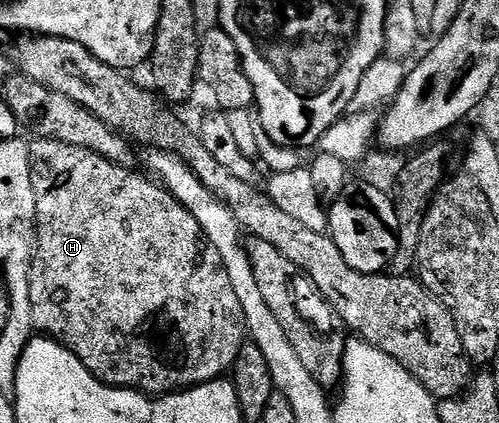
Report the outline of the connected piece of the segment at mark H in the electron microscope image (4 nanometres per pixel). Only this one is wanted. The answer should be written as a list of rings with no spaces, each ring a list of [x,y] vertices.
[[[56,140],[30,141],[32,186],[36,195],[36,220],[33,235],[33,259],[31,281],[29,282],[29,303],[32,306],[32,326],[36,333],[49,336],[59,344],[64,344],[88,370],[105,384],[117,388],[133,388],[144,394],[170,394],[208,384],[230,373],[235,367],[235,359],[245,343],[245,325],[241,302],[233,294],[229,274],[217,254],[217,250],[207,240],[207,235],[197,226],[197,218],[189,214],[185,206],[177,203],[166,188],[146,175],[138,176],[130,172],[130,167],[114,164],[93,150],[81,146],[69,146]]]

